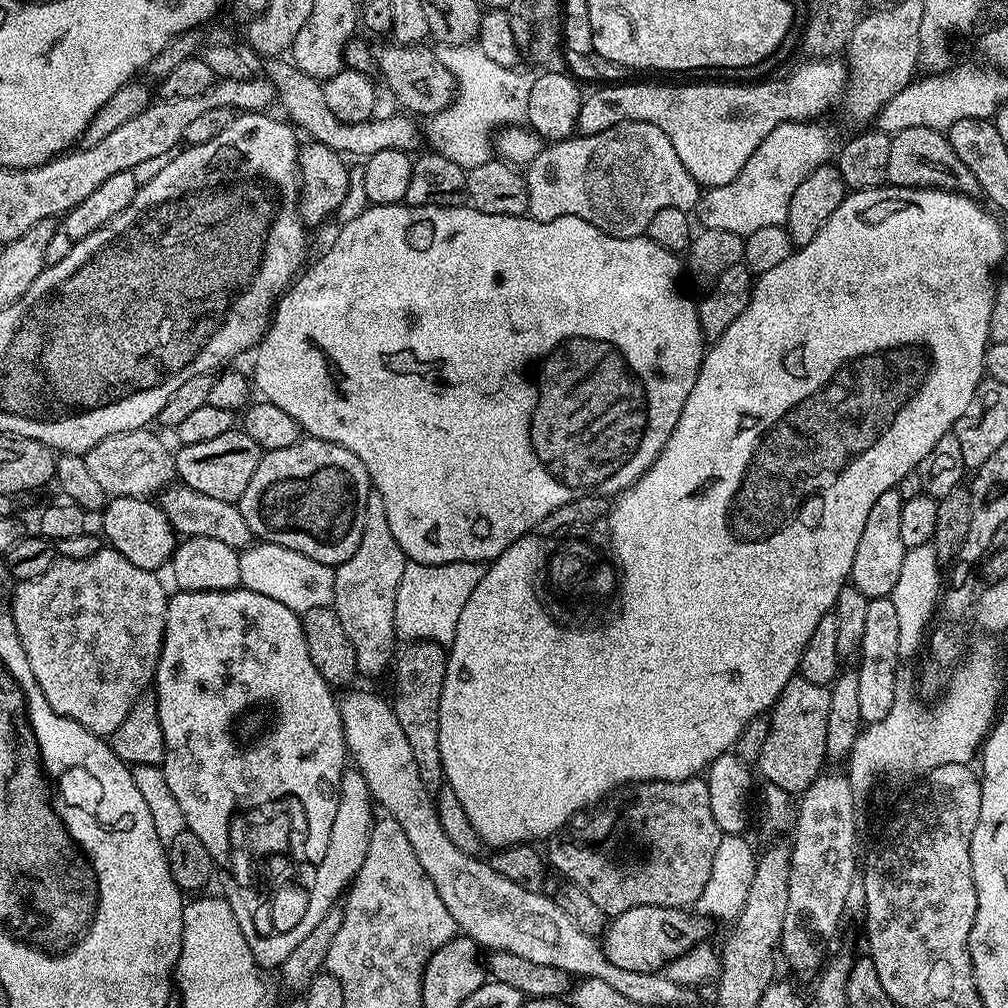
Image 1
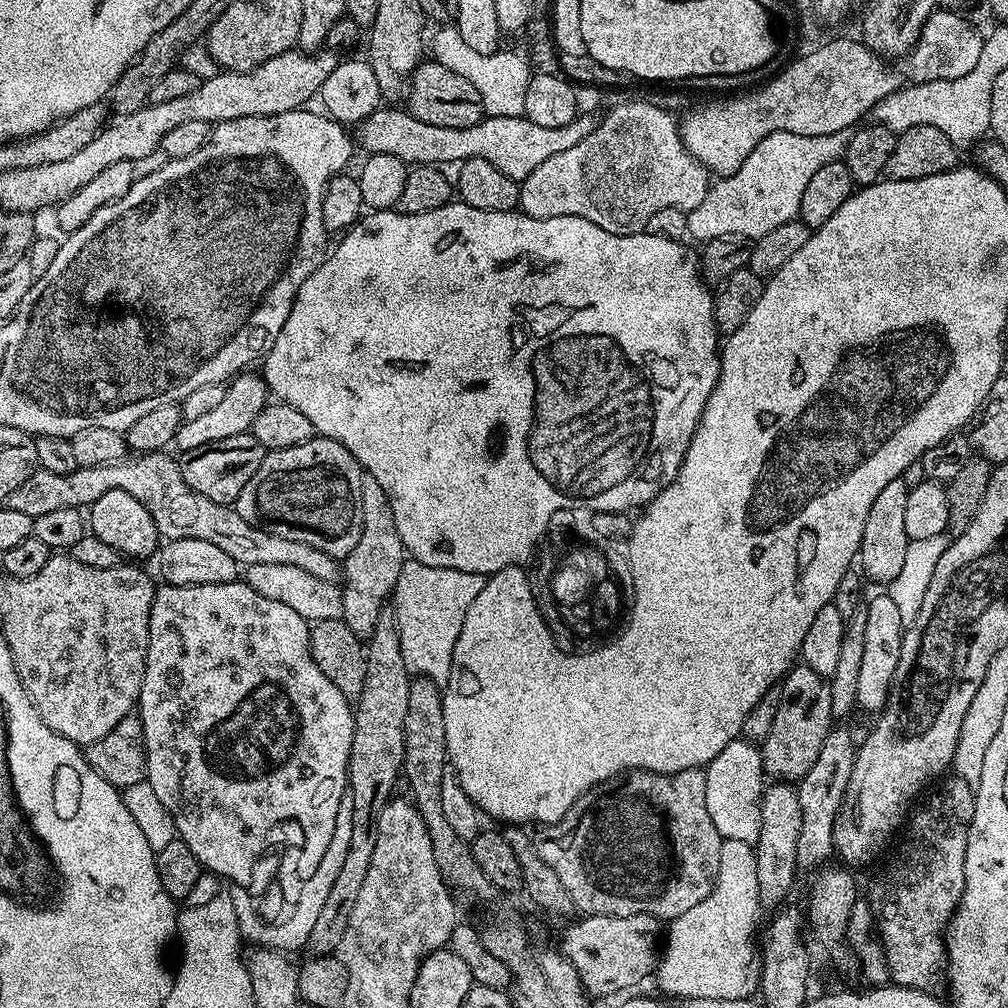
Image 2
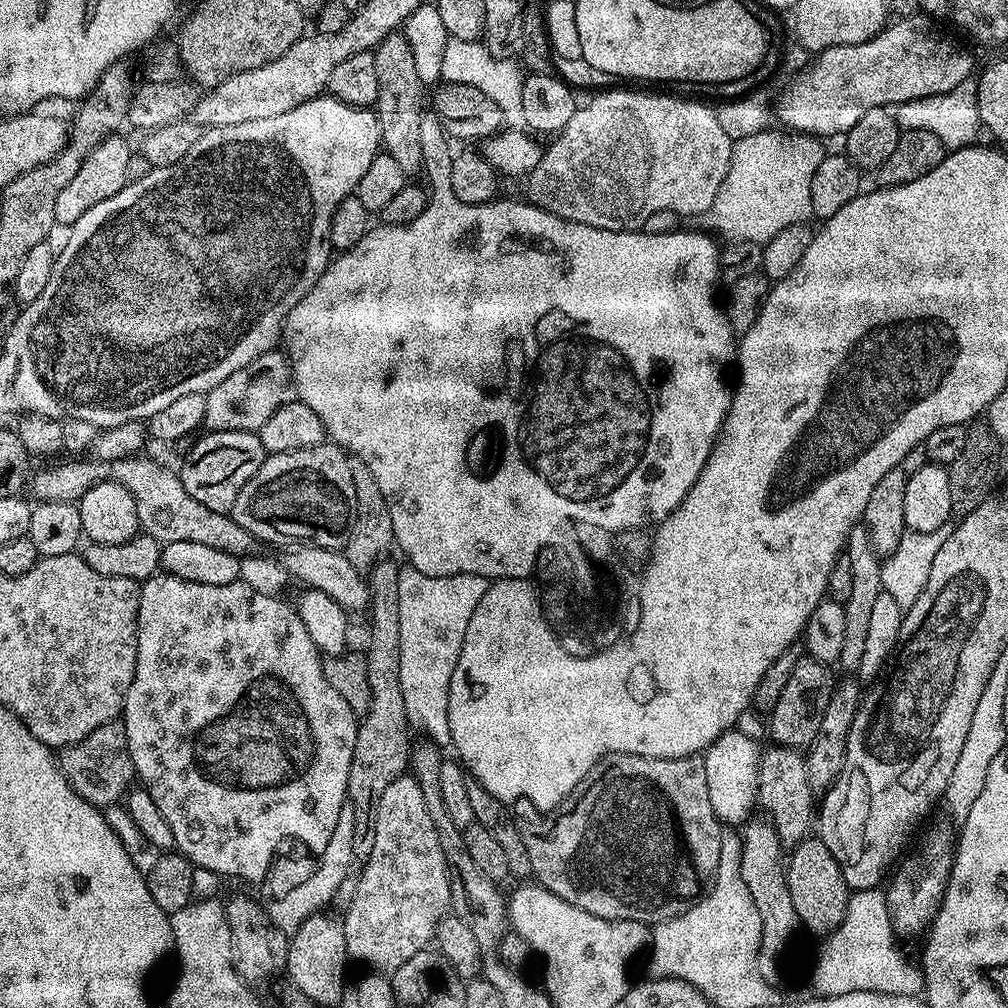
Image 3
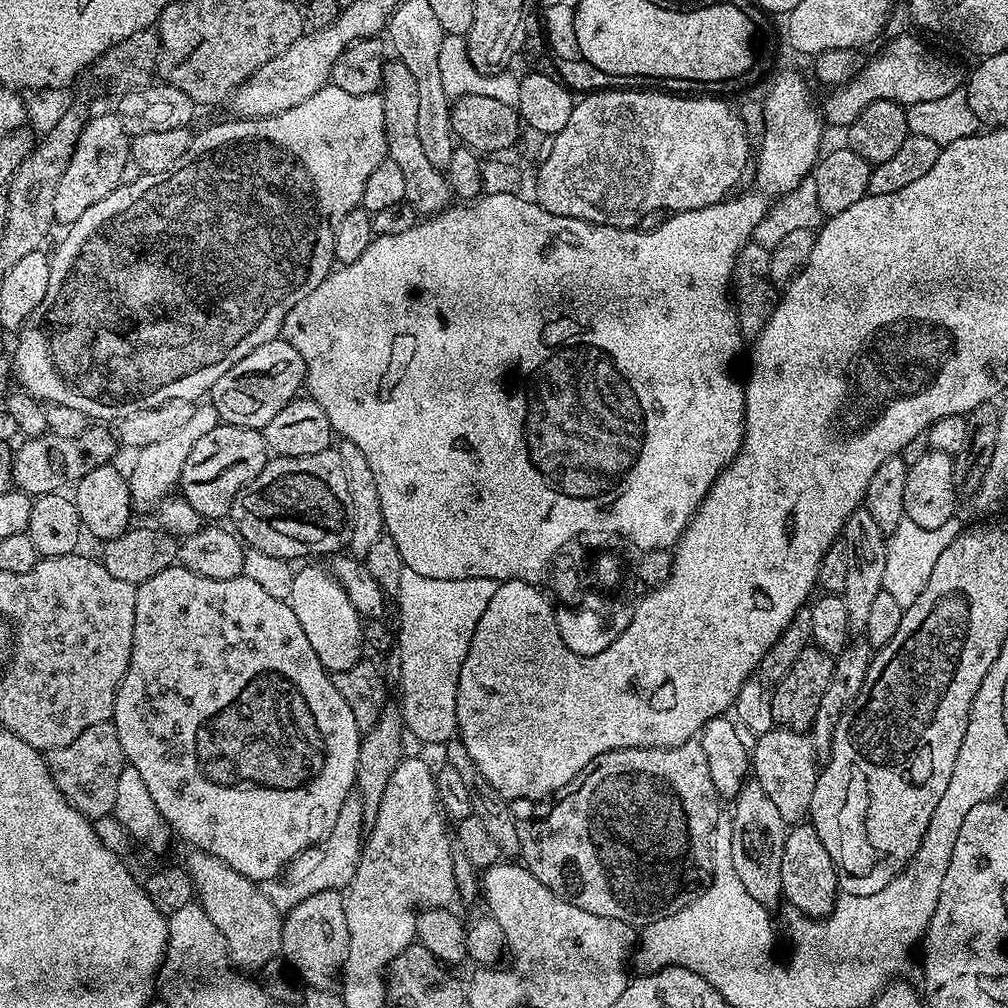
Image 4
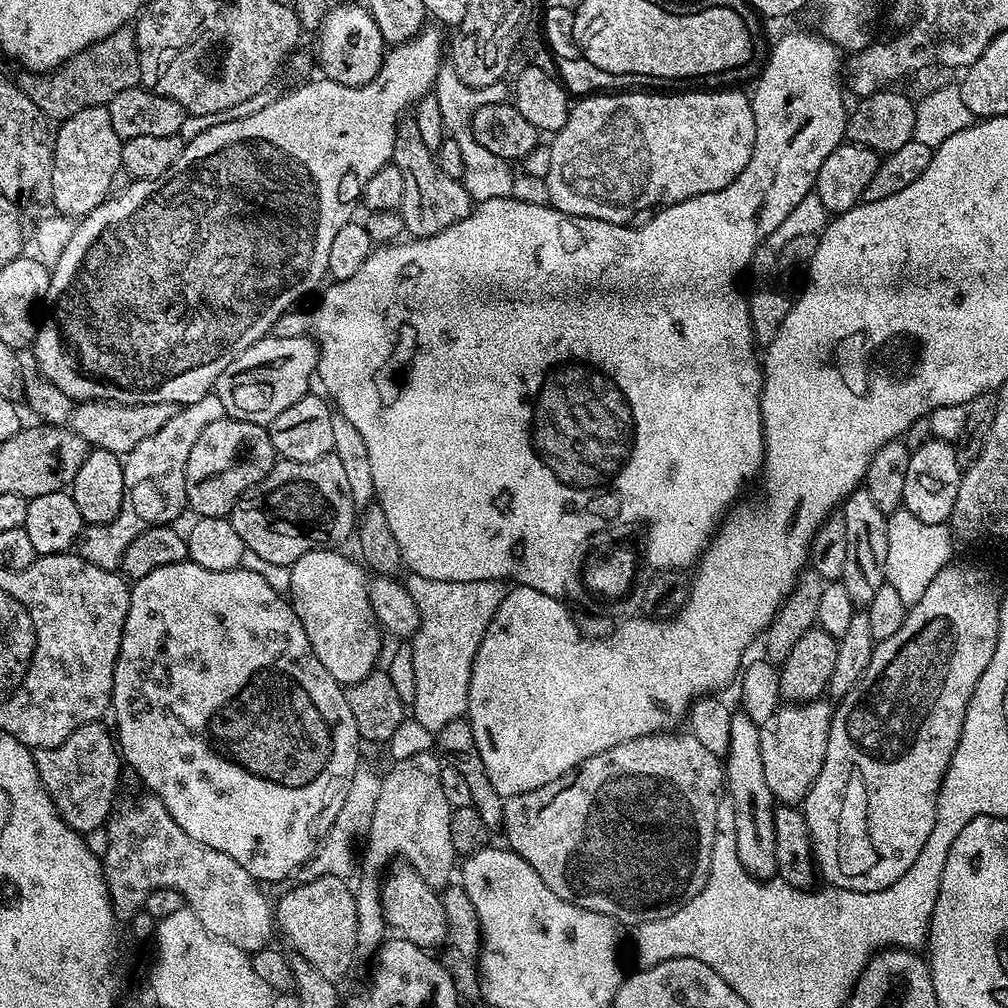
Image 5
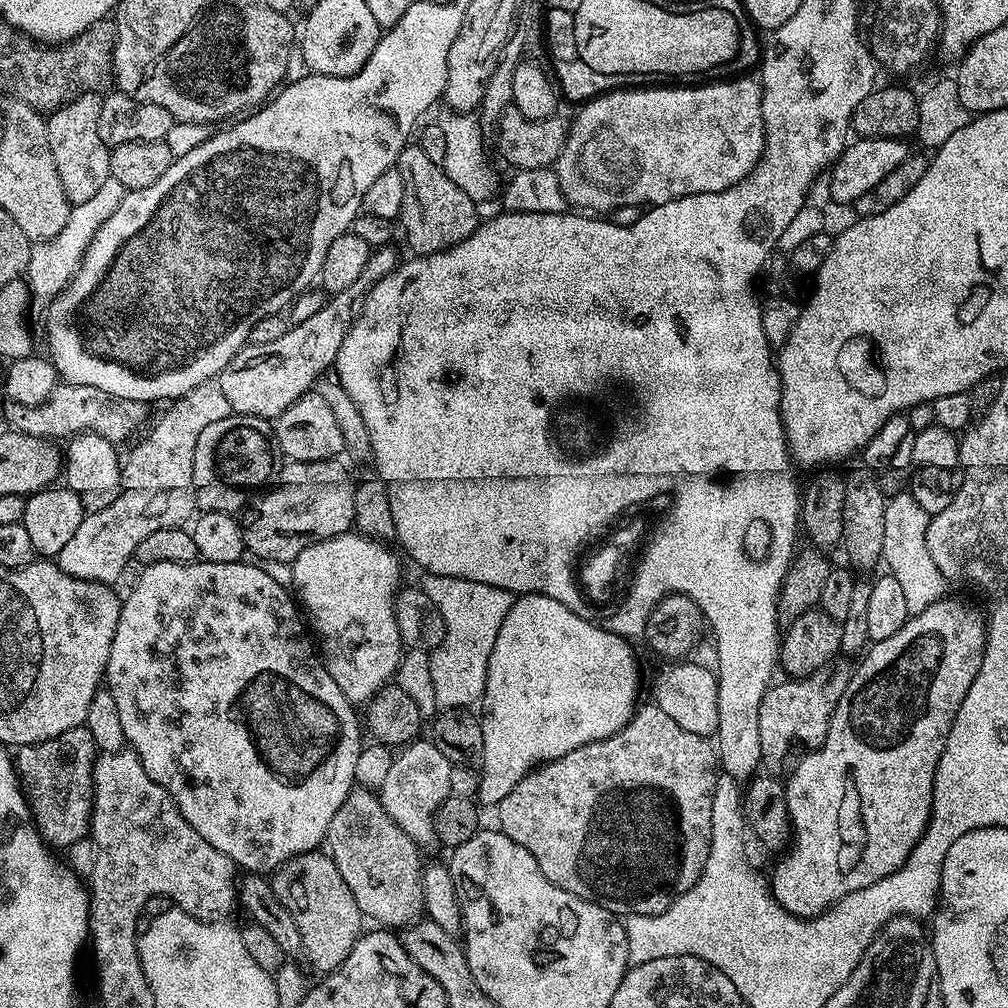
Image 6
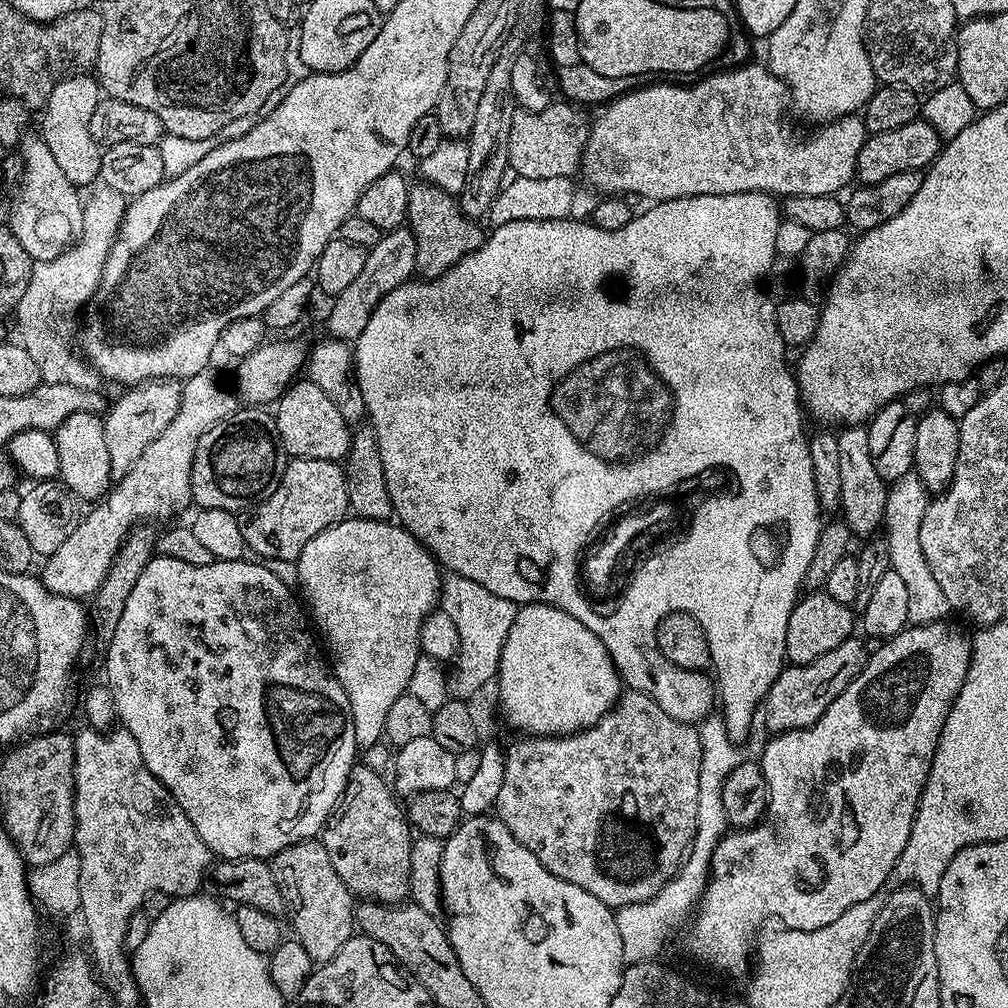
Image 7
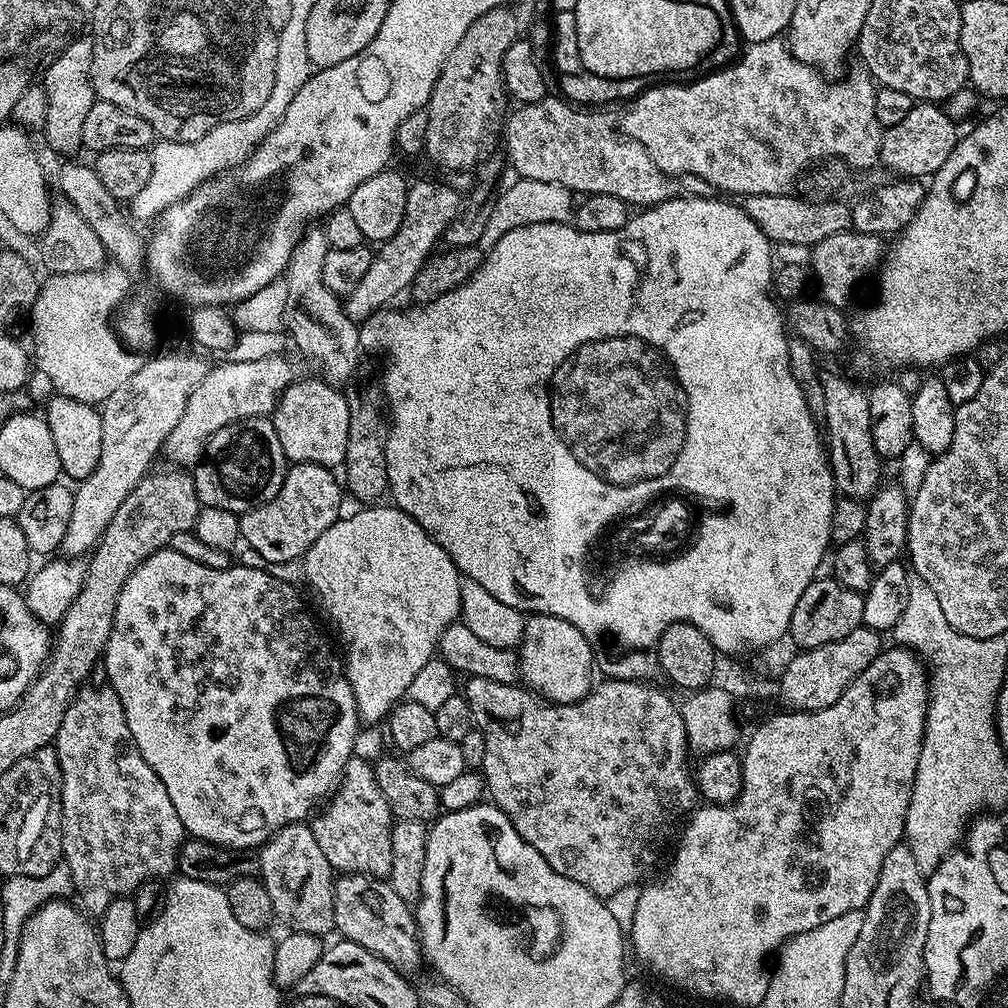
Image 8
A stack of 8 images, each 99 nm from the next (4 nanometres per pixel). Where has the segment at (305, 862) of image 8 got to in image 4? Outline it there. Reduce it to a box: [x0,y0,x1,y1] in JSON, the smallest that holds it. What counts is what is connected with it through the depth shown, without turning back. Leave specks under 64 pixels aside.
[280,891,350,989]

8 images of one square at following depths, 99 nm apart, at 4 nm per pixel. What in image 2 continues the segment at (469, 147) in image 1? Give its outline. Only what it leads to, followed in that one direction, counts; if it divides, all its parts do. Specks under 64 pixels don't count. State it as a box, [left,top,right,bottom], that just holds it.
[430,26,533,116]

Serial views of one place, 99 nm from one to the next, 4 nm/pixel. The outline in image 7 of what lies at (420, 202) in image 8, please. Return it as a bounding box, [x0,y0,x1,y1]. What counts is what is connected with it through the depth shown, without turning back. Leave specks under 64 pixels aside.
[328,226,416,342]

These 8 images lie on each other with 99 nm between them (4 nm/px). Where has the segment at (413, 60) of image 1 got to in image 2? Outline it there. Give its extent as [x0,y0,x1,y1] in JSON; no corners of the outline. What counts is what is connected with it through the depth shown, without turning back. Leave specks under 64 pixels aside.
[406,58,486,128]

